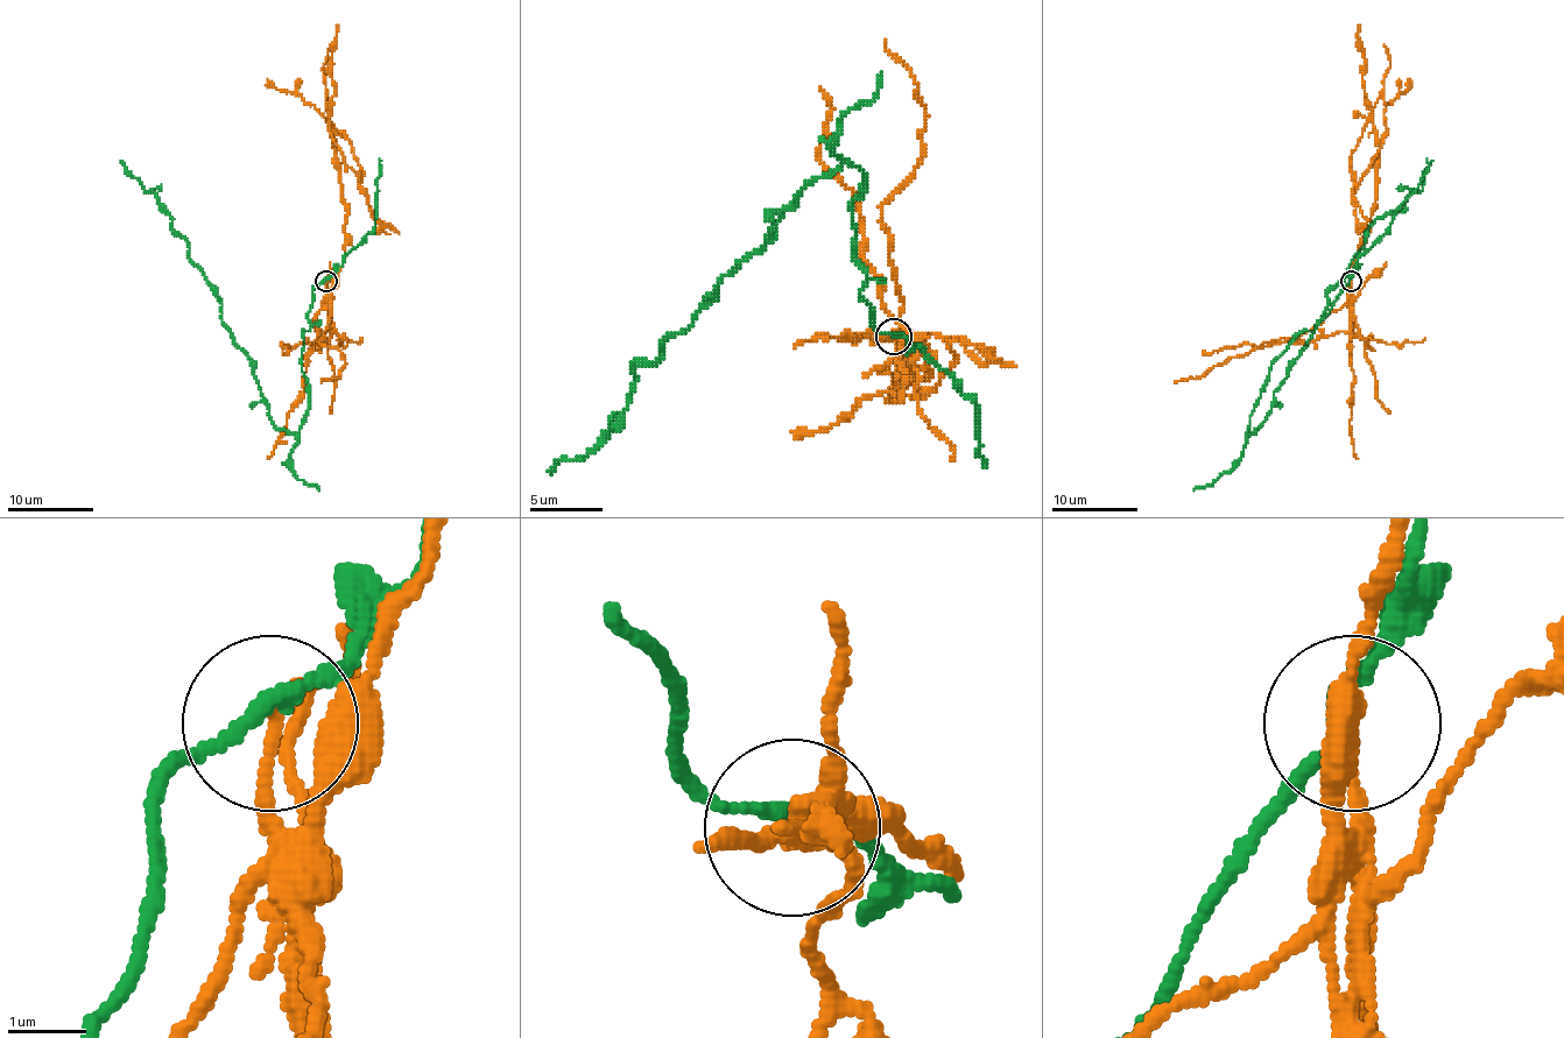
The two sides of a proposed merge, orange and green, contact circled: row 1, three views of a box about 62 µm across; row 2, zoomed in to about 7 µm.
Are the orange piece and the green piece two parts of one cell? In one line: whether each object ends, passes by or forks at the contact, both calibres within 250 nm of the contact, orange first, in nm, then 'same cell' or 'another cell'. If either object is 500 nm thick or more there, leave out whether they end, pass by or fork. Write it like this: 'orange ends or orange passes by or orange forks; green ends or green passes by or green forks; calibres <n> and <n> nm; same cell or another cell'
orange ends; green passes by; calibres 130 and 180 nm; another cell

